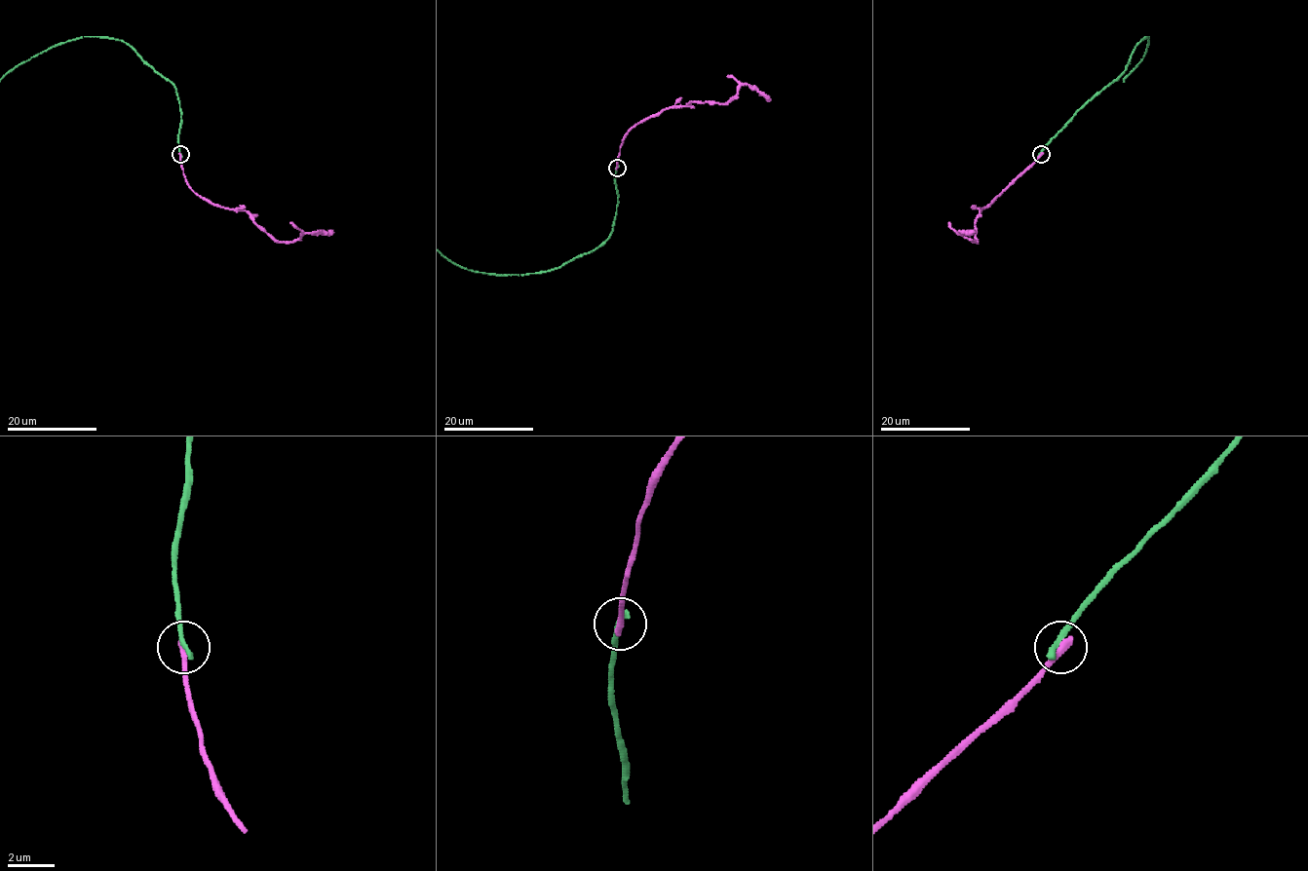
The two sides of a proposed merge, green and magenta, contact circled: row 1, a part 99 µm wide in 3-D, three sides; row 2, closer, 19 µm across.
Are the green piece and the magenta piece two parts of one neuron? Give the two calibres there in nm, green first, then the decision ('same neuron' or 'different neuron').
280/340 nm | different neuron

